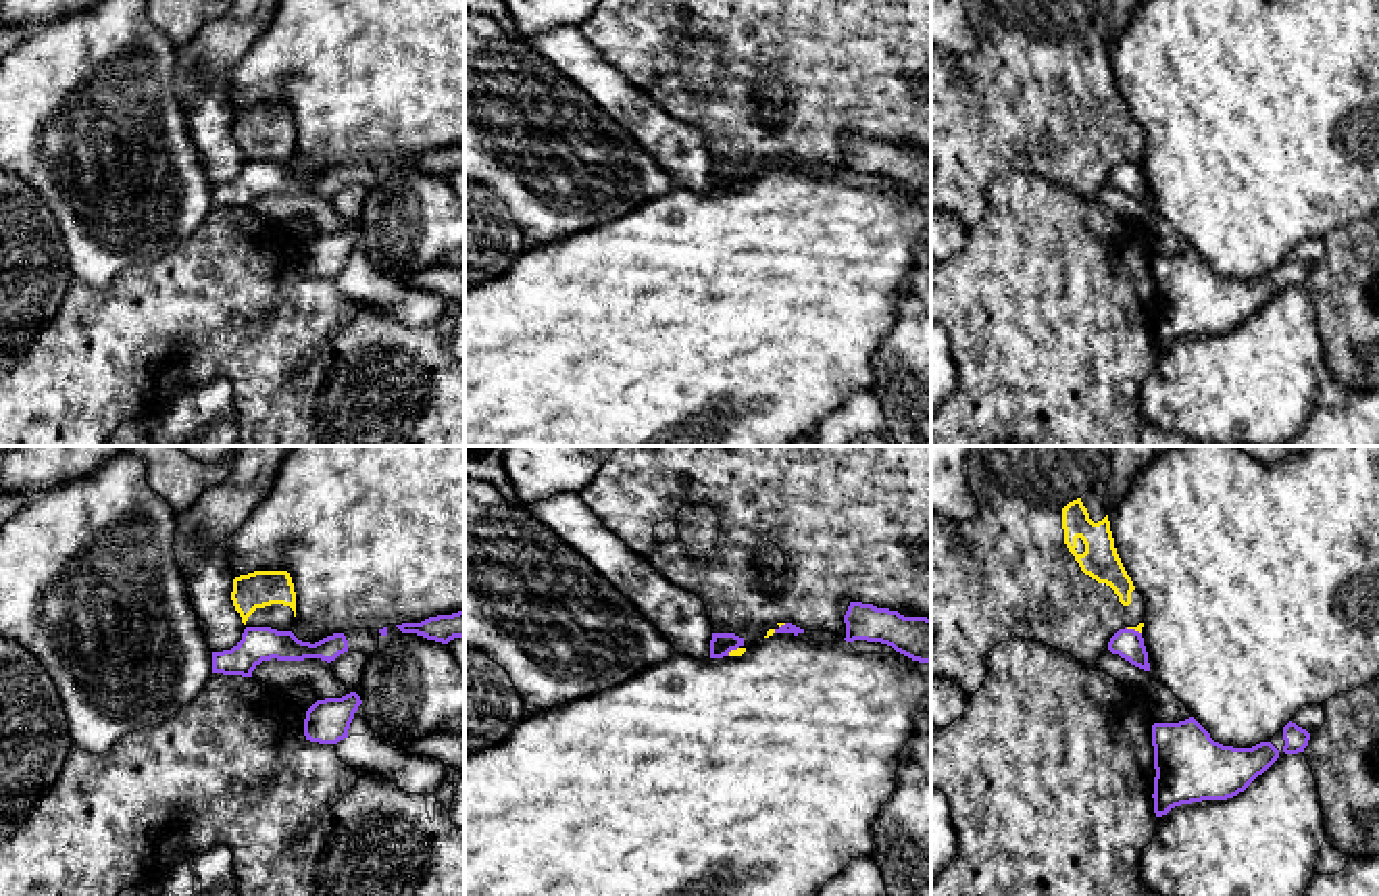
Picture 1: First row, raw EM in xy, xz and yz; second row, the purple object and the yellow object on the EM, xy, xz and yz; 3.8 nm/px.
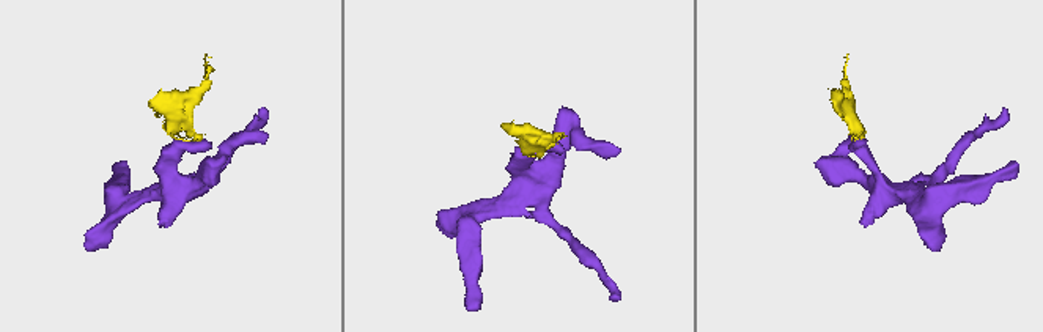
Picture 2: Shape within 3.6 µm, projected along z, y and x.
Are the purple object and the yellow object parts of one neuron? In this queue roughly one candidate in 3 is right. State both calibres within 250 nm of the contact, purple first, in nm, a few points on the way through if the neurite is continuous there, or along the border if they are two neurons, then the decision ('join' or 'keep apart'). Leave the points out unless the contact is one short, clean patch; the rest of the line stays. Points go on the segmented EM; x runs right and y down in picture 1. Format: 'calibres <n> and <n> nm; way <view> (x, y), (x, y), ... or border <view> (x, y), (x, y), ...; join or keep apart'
calibres 110 and 20 nm; border yz (1125, 628), (1134, 628), (1140, 634); keep apart

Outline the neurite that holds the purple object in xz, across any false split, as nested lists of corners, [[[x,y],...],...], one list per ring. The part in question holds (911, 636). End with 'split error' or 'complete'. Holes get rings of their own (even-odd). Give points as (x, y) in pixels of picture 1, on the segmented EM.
[[[850,602],[844,623],[846,642],[881,642],[912,661],[931,663],[931,619],[927,617],[904,617],[898,611]]]; complete

